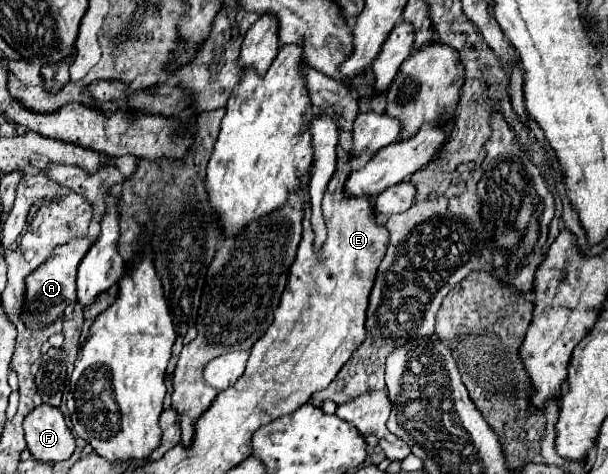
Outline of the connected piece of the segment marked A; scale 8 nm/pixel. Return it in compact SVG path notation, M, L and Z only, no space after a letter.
M83 237L83 239L73 239L65 245L55 247L55 251L51 253L51 257L35 271L27 277L27 301L25 301L25 309L23 309L23 321L31 327L31 329L39 329L45 327L49 321L55 321L63 315L65 307L69 303L77 301L75 295L75 279L77 279L77 267L81 263L81 259L85 257L85 253L89 251L93 239Z

